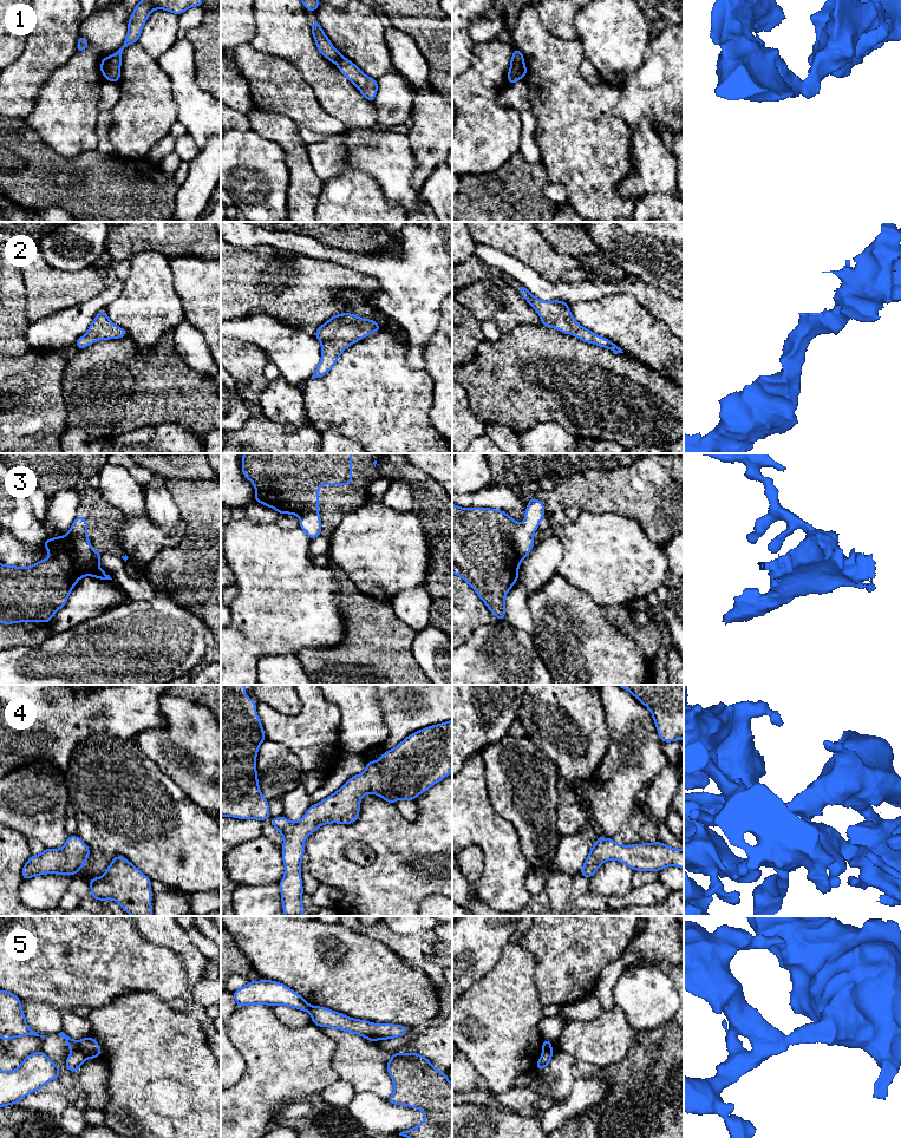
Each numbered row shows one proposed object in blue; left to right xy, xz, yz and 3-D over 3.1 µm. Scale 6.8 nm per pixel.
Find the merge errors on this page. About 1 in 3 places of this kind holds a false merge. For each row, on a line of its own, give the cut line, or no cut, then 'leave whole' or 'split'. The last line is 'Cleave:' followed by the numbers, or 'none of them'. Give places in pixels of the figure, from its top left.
1: xy (109, 57), (103, 74) | split
2: no cut | leave whole
3: xy (76, 534), (76, 550), (85, 560), (90, 561) | split
4: no cut | leave whole
5: xy (77, 1041), (78, 1050), (86, 1058) | split
Cleave: 1, 3, 5

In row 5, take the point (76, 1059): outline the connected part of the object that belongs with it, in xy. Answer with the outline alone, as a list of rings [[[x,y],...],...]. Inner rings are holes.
[[[63,1032],[58,1034],[65,1039],[68,1048],[71,1049],[71,1054],[65,1060],[65,1066],[71,1073],[77,1072],[86,1060],[85,1055],[78,1049],[79,1042],[77,1040],[71,1039]]]

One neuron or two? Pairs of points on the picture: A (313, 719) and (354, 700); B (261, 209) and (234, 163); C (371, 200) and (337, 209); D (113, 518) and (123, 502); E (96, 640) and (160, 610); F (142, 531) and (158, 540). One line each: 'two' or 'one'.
A: two
B: one
C: one
D: two
E: one
F: one

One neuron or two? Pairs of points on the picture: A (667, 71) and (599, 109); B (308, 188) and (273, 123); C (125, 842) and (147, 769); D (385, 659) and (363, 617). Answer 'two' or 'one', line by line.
A: two
B: one
C: one
D: one

